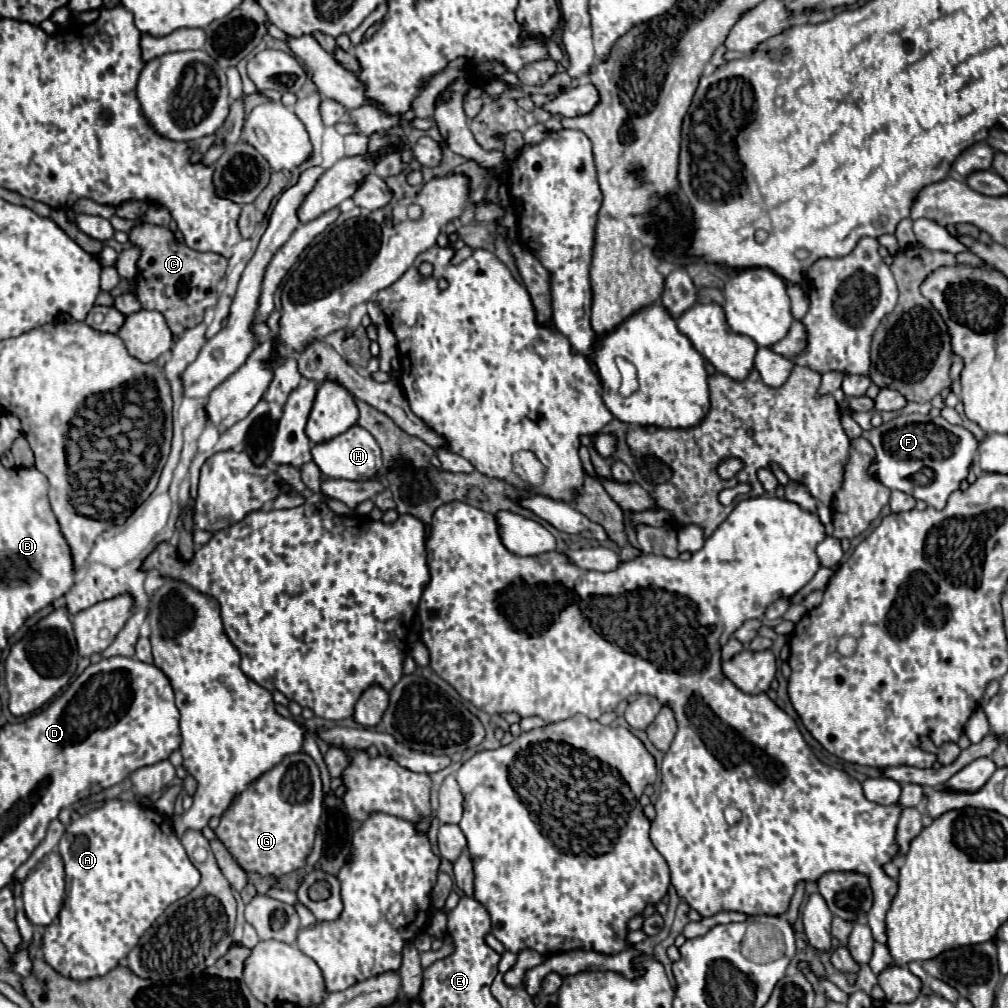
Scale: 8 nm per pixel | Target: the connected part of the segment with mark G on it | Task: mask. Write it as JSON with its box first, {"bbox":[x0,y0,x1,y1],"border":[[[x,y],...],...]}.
{"bbox":[215,751,323,877],"border":[[[299,751],[249,785],[223,813],[215,835],[245,871],[281,877],[305,867],[323,813],[323,783],[315,761]]]}

